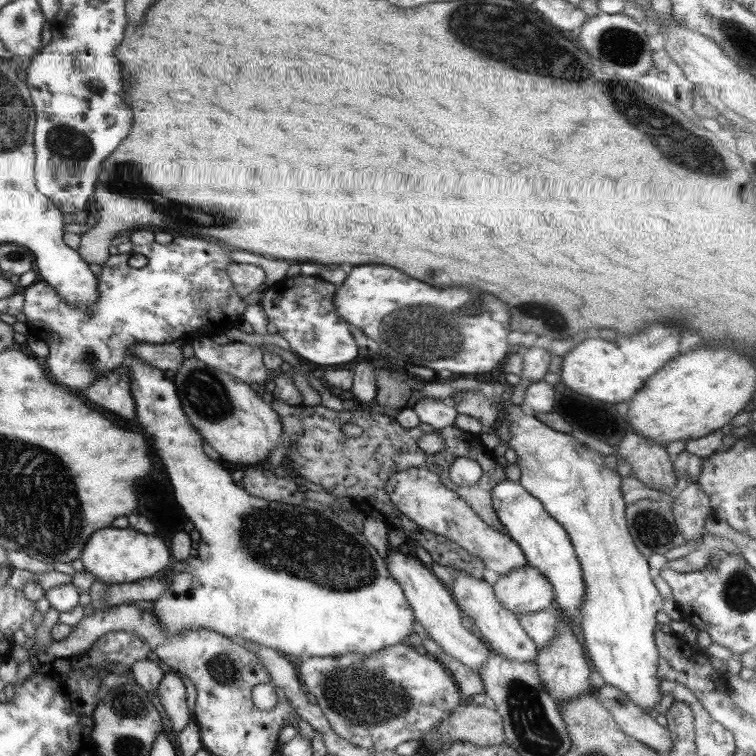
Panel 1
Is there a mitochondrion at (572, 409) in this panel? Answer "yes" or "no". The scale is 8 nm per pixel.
no

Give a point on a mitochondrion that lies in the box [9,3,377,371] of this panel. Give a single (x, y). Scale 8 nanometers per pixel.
(184, 216)

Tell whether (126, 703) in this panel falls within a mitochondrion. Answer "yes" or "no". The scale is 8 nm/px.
yes

